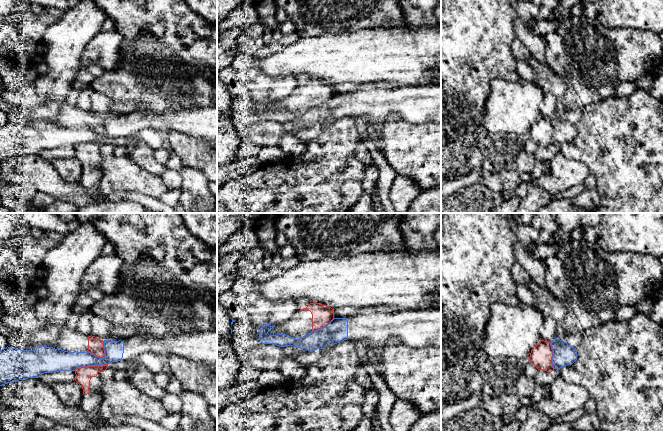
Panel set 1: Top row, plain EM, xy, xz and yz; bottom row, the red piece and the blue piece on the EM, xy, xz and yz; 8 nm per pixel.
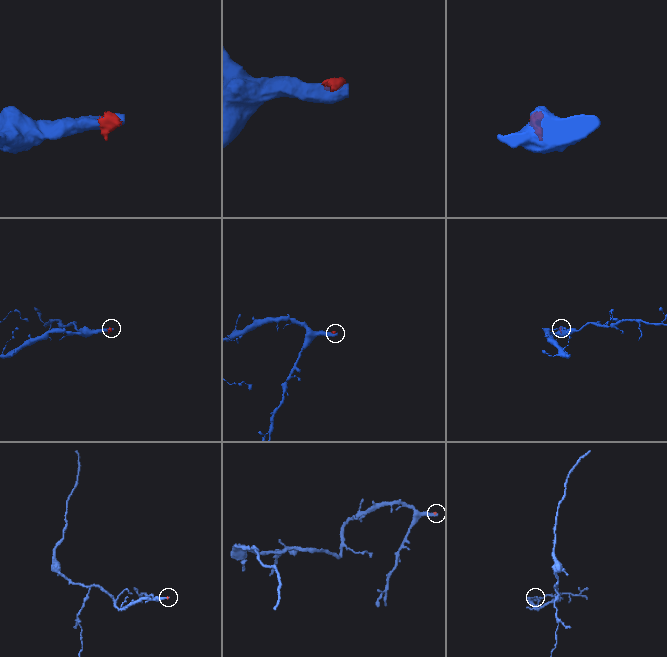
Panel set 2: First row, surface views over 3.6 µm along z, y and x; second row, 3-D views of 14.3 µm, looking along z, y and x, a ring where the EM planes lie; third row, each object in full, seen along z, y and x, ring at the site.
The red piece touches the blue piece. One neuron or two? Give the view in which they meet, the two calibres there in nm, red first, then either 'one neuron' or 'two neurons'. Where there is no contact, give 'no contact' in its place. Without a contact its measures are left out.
xy | 130/150 nm | two neurons

